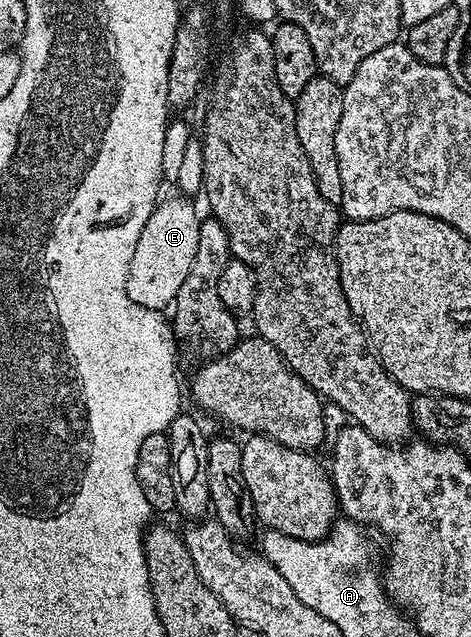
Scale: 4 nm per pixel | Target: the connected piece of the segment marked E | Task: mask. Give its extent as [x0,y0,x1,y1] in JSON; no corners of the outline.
[127,197,203,311]

